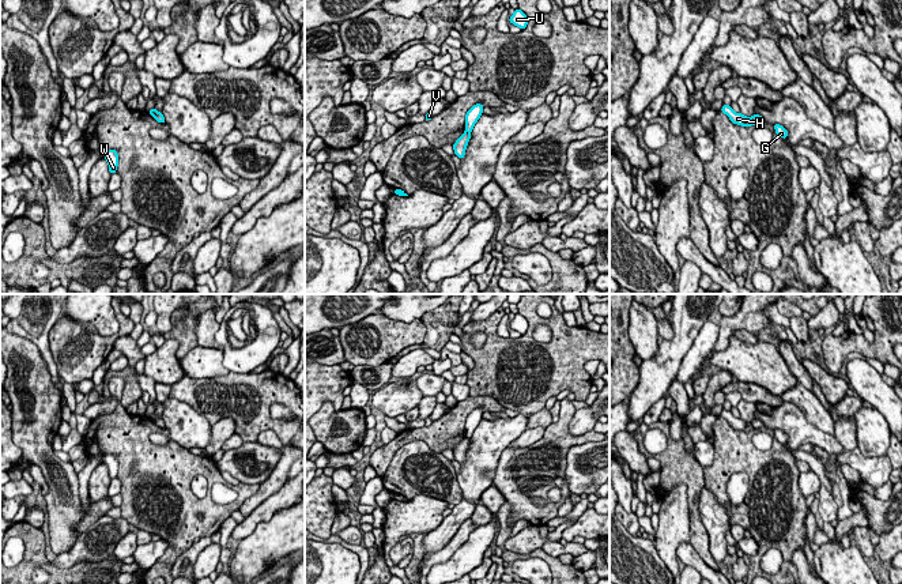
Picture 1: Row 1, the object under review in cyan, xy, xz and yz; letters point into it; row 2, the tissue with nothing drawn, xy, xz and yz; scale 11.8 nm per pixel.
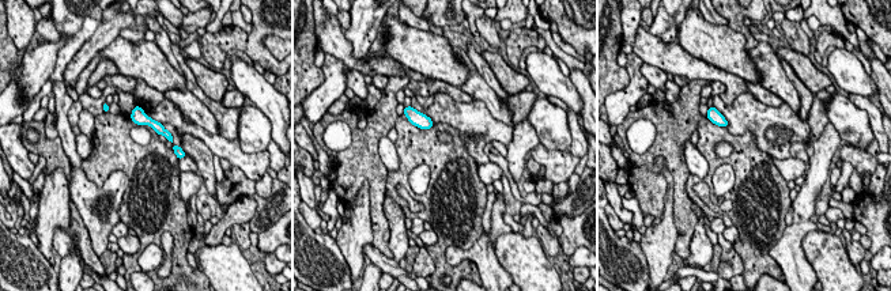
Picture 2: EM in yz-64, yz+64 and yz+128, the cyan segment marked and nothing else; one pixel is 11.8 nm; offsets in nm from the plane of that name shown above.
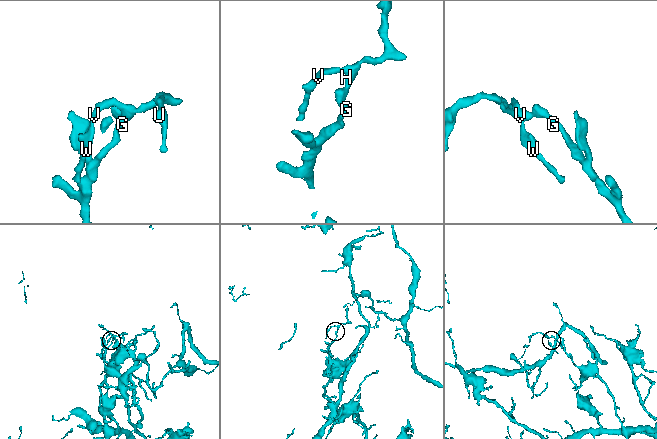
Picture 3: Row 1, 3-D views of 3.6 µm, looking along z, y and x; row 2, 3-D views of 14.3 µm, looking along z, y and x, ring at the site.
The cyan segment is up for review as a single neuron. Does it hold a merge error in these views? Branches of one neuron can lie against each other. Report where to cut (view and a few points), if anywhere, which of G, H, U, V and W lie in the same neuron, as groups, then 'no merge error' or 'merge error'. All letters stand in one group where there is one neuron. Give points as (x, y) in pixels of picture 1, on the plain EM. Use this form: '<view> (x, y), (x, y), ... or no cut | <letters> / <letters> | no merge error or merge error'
xz (465, 436), (468, 439) | G / H U V W | merge error

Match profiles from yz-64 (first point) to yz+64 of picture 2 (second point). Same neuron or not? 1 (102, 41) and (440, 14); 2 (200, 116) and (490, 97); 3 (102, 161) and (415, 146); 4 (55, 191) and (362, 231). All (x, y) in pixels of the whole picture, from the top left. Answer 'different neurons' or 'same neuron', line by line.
1: same neuron
2: same neuron
3: same neuron
4: same neuron

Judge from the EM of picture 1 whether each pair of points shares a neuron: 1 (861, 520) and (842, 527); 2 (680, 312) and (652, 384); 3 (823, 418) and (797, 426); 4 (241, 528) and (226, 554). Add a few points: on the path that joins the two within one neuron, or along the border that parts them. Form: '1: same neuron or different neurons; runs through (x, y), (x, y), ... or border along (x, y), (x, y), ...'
1: same neuron; runs through (857, 520), (846, 524)
2: same neuron; runs through (680, 330), (680, 343), (670, 354), (664, 366)
3: different neurons; border along (785, 402), (793, 403), (811, 424), (833, 436)
4: different neurons; border along (233, 554), (229, 562)

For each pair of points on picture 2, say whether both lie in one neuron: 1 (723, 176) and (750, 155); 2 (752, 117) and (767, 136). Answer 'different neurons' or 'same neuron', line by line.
1: different neurons
2: same neuron

